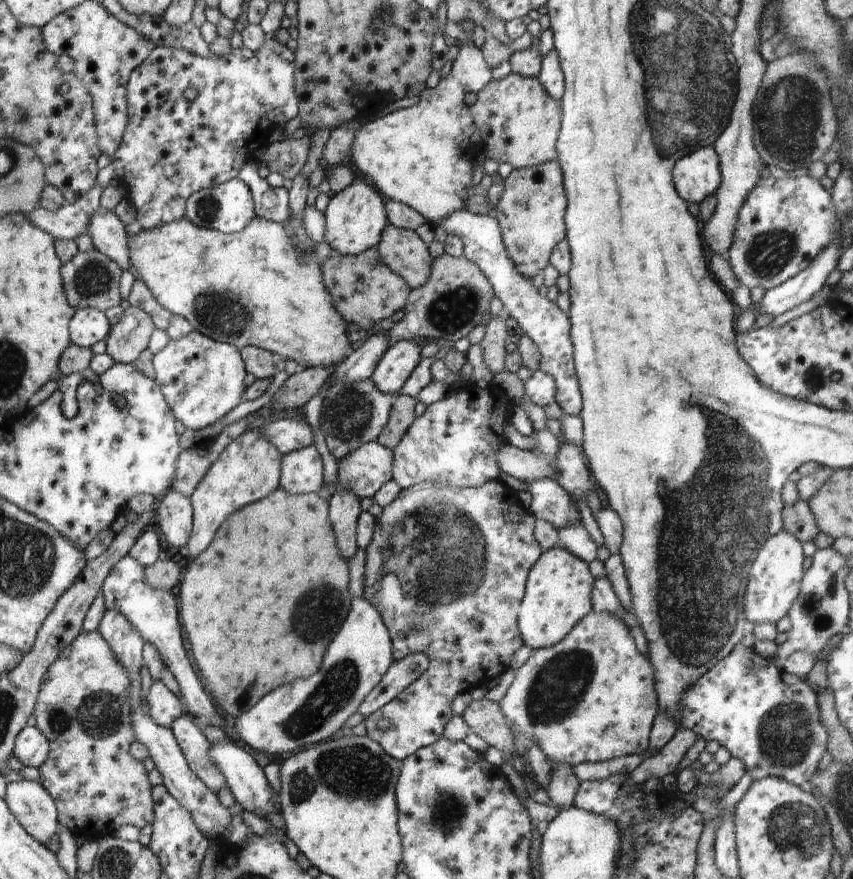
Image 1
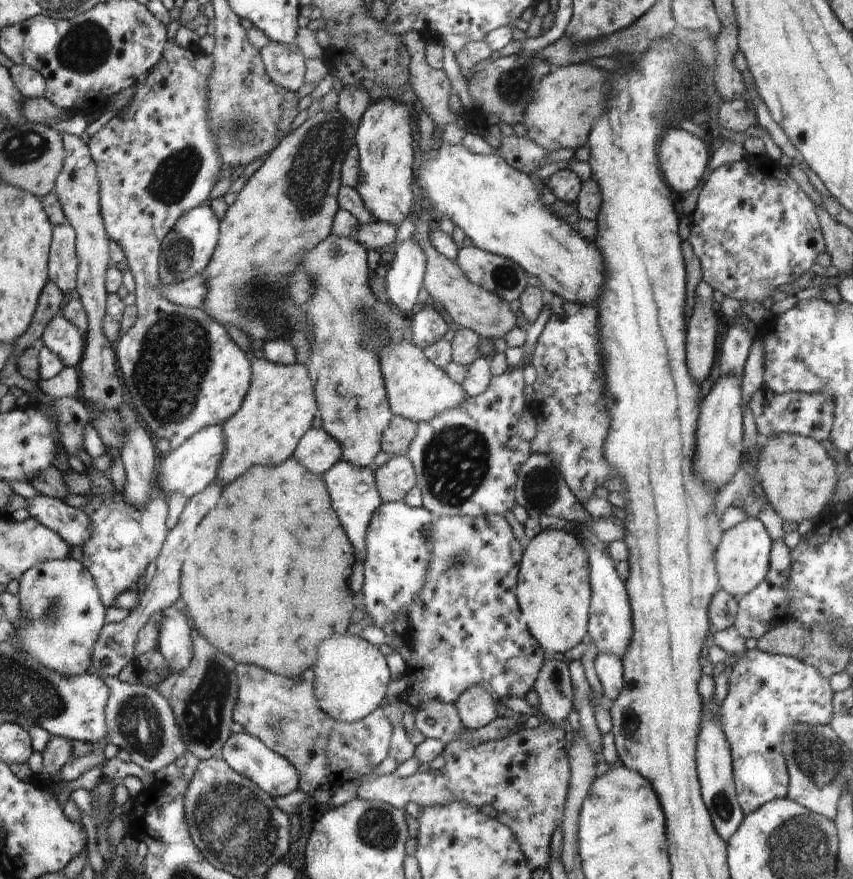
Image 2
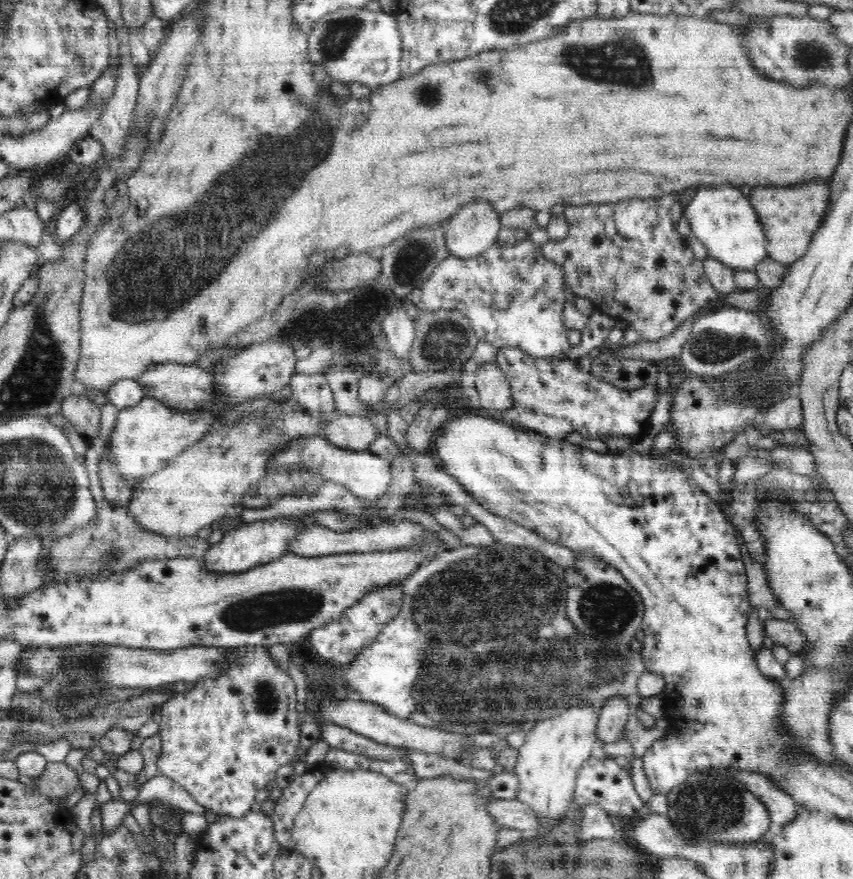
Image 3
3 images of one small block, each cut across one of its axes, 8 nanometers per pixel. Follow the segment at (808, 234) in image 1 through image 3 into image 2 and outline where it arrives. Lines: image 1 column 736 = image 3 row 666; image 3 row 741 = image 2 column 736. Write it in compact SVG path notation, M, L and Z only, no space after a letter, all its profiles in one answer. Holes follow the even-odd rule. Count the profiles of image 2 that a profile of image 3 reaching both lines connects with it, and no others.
M745 158L739 162L727 163L720 168L716 168L710 178L702 186L702 192L698 196L698 204L692 215L692 232L688 240L694 249L696 260L700 261L703 271L703 280L712 286L714 291L720 291L725 297L733 298L741 303L746 301L749 303L762 303L765 298L774 296L777 290L780 290L785 284L791 284L798 281L802 275L812 269L816 258L822 252L825 252L825 241L821 232L820 220L817 214L817 206L806 195L806 192L798 186L798 184L788 176L788 184L786 180L778 180L774 176L776 168L772 166L758 166L758 164L750 164Z

